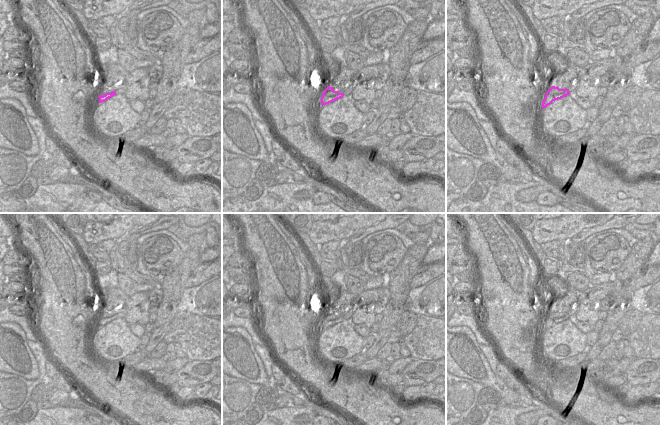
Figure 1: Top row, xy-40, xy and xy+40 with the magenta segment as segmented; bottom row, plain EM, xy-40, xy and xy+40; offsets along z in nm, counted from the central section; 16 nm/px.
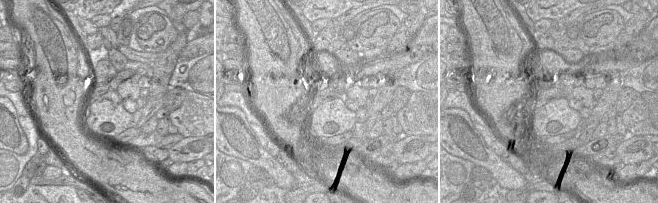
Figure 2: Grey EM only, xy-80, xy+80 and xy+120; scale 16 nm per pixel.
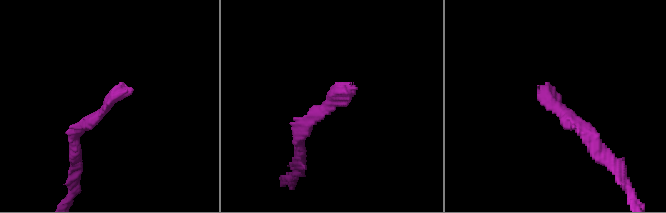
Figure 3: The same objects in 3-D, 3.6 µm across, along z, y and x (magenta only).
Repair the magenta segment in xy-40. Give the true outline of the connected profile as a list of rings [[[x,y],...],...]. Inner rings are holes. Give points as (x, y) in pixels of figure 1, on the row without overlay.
[[[102,310],[100,319],[99,319],[99,327],[106,325],[112,320],[116,319],[116,313],[110,310]]]

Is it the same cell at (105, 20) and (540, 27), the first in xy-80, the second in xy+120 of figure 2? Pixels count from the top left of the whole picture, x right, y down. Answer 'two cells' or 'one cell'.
one cell

